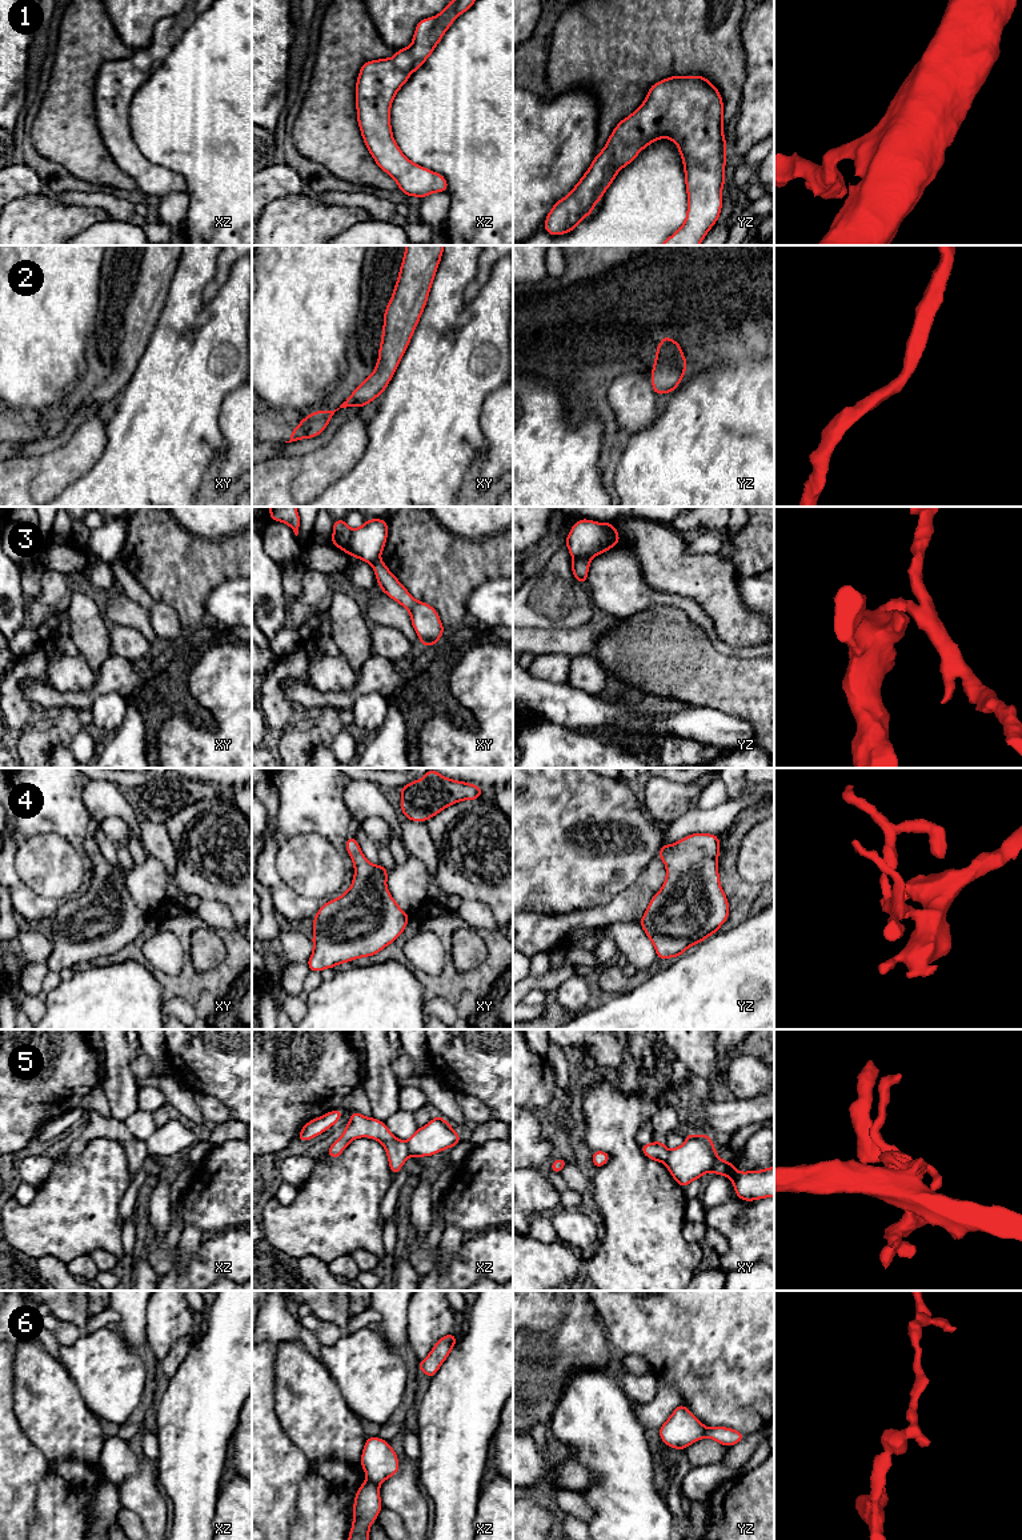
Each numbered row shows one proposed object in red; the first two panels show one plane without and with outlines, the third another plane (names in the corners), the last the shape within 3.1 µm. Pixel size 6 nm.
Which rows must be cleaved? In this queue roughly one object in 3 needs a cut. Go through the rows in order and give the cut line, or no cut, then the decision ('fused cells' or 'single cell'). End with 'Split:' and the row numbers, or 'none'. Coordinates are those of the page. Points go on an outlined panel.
1: no cut | single cell
2: no cut | single cell
3: yz (573, 558), (586, 558), (589, 560) | fused cells
4: no cut | single cell
5: xz (405, 1142), (411, 1155) | fused cells
6: xz (368, 1480), (377, 1486) | fused cells
Split: 3, 5, 6

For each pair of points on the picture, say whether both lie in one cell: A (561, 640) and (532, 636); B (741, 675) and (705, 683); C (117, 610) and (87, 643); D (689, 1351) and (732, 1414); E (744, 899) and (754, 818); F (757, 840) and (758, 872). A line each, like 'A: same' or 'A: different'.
A: same
B: same
C: different
D: same
E: same
F: same

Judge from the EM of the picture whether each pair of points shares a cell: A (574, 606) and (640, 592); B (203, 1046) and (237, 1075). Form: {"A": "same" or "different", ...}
{"A": "different", "B": "same"}

